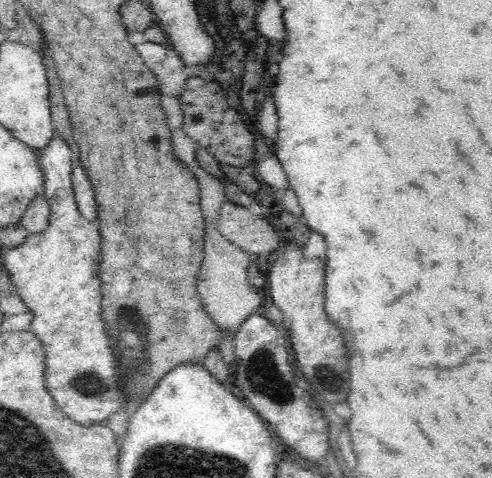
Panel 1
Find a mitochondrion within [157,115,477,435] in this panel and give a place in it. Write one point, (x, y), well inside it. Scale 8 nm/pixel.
(263, 373)

